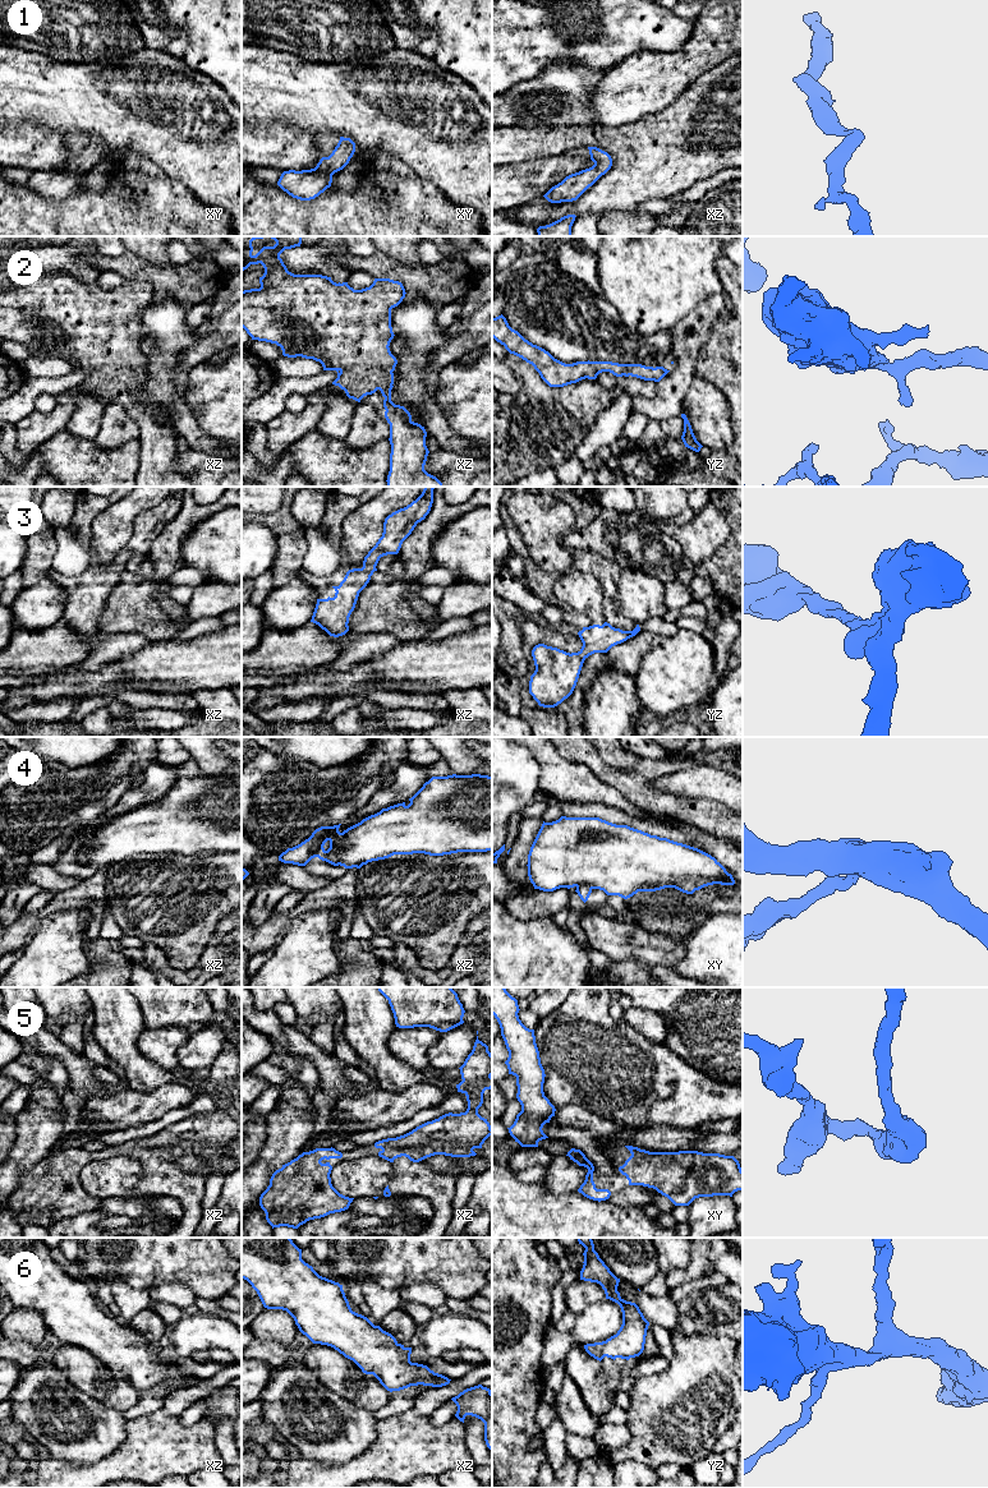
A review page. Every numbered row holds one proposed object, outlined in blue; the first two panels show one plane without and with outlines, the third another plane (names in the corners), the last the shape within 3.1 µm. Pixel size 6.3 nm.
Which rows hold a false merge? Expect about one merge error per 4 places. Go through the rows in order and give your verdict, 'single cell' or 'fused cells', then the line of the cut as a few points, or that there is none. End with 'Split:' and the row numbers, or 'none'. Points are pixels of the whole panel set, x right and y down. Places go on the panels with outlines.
1: single cell; no cut
2: single cell; no cut
3: single cell; no cut
4: fused cells; cut in xz along (335, 844), (339, 864)
5: single cell; no cut
6: single cell; no cut
Split: 4

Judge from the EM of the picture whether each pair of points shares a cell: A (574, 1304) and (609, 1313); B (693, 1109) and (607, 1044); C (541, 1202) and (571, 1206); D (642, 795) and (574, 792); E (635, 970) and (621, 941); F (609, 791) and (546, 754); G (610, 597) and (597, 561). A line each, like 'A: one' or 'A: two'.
A: two
B: one
C: one
D: two
E: two
F: one
G: one

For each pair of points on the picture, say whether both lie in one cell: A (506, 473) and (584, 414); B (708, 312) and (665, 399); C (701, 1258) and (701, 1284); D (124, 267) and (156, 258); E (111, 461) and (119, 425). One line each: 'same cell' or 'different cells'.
A: same cell
B: same cell
C: different cells
D: different cells
E: different cells

